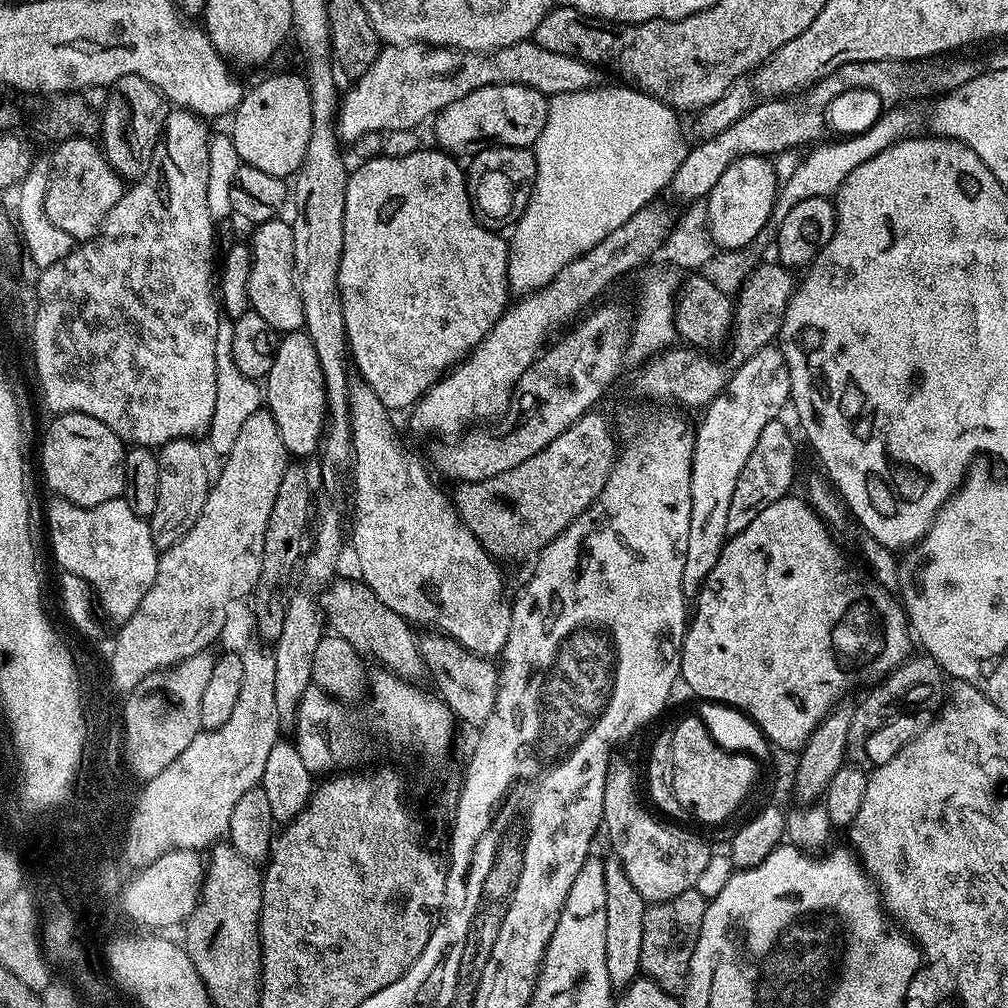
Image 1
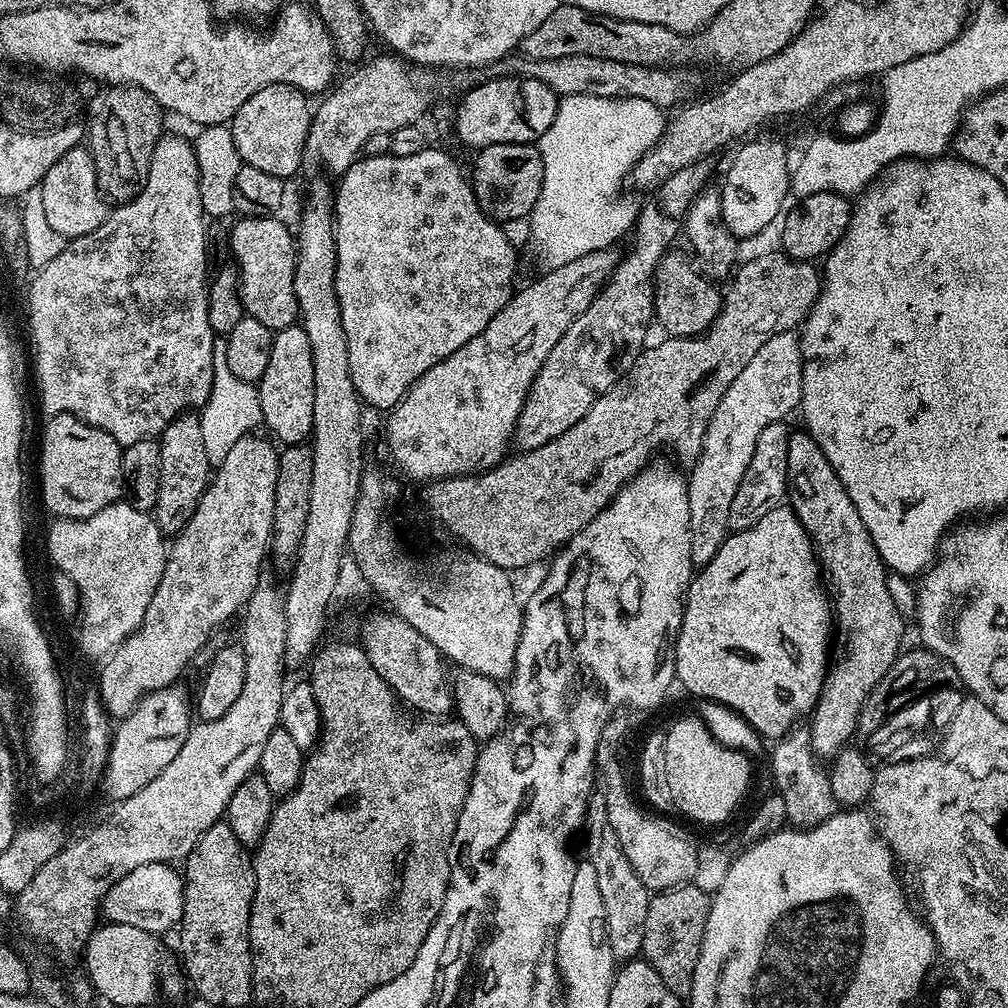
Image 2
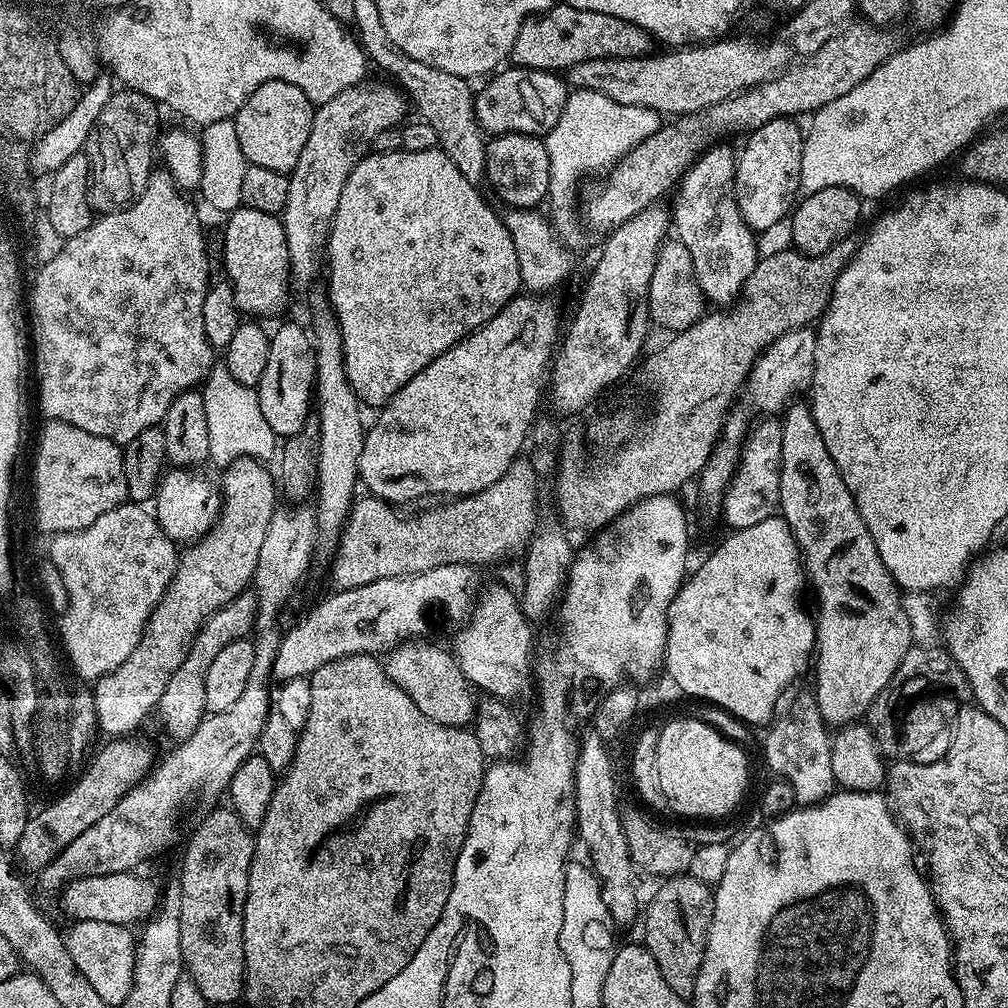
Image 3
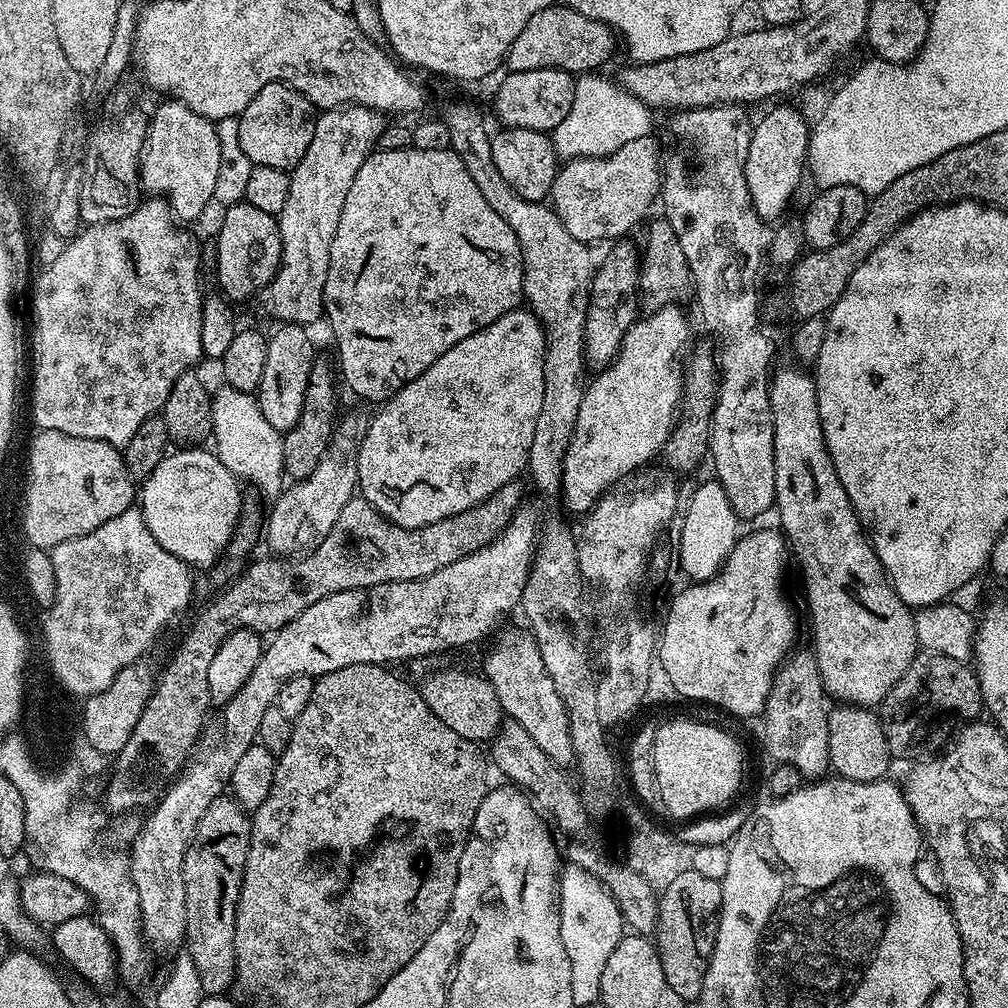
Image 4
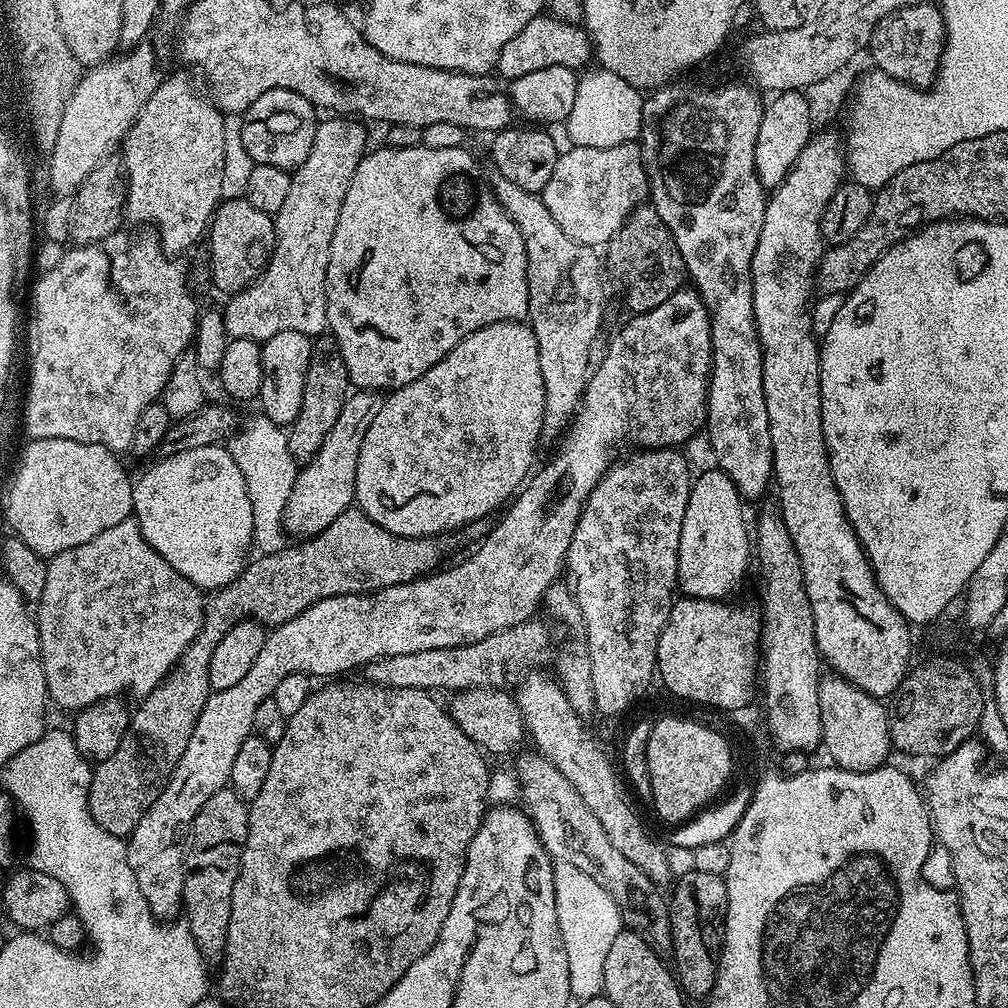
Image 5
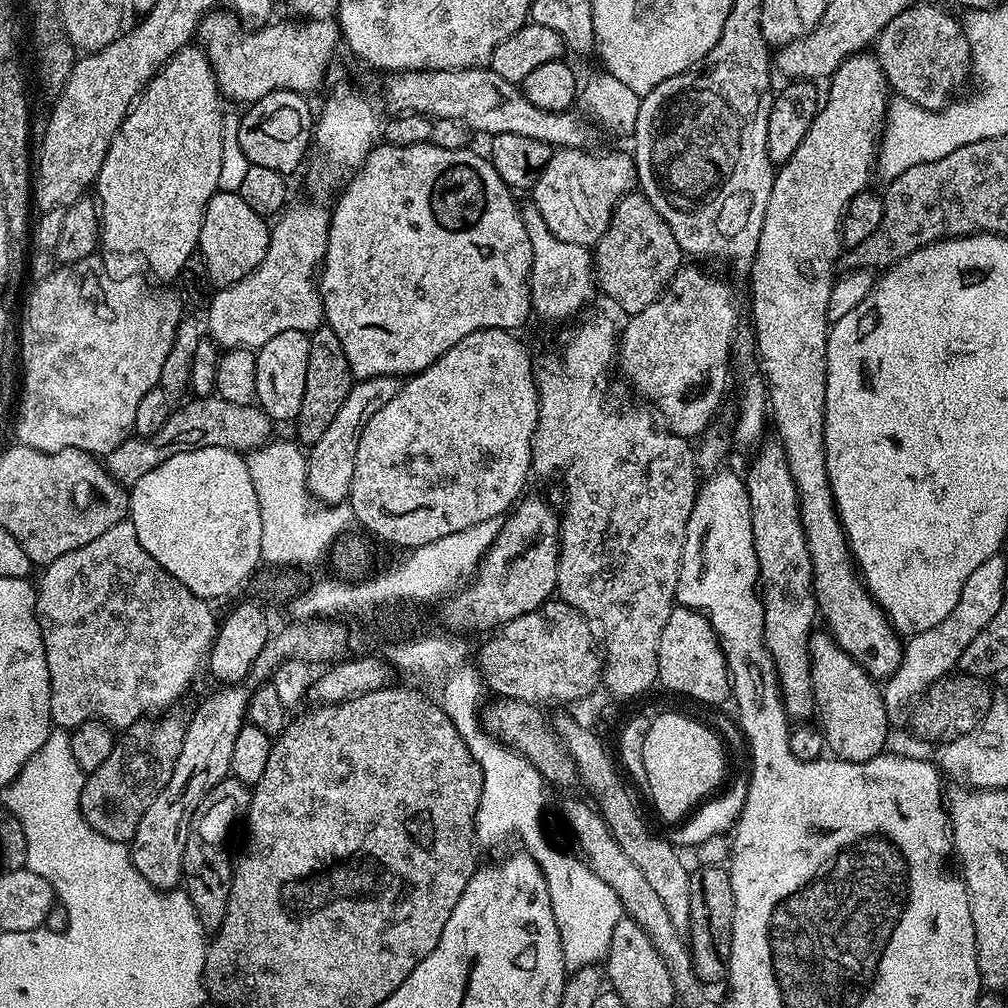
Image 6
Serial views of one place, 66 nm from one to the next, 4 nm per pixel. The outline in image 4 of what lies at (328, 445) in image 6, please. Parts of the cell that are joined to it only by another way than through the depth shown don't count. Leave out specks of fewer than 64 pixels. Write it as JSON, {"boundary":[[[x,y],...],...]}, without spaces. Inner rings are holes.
{"boundary":[[[356,408],[353,412],[348,412],[343,416],[344,413],[339,417],[329,440],[328,449],[322,454],[322,460],[318,462],[314,472],[305,480],[289,483],[280,495],[271,501],[272,513],[266,516],[266,532],[268,528],[268,544],[276,551],[273,553],[277,557],[295,558],[317,548],[322,542],[322,538],[326,538],[326,534],[330,534],[330,530],[338,518],[338,510],[342,510],[342,506],[346,506],[346,502],[350,502],[350,498],[357,495],[356,455],[362,446],[362,438],[368,429],[370,416],[369,413],[364,413],[360,408]]]}

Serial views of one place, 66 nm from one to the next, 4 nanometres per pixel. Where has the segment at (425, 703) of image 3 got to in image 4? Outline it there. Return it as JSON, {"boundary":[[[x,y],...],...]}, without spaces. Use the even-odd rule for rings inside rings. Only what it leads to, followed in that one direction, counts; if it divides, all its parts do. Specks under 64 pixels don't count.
{"boundary":[[[448,668],[445,672],[436,672],[418,684],[422,698],[454,734],[462,734],[462,738],[477,742],[491,741],[500,730],[505,719],[504,711],[500,708],[496,688],[480,674],[470,676],[459,672],[456,668]]]}

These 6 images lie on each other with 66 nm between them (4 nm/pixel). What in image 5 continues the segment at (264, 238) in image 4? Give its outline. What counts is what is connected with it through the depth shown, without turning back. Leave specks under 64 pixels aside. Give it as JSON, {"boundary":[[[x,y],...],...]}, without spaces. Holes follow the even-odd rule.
{"boundary":[[[243,198],[224,200],[216,205],[212,222],[206,233],[208,264],[212,267],[212,280],[220,292],[235,294],[260,277],[276,245],[276,226],[267,212],[250,206]]]}

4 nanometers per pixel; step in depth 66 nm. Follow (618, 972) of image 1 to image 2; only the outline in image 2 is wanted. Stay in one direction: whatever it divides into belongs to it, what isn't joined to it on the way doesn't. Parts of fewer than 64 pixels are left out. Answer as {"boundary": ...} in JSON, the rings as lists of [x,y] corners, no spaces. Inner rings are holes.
{"boundary":[[[593,795],[588,801],[588,817],[584,819],[582,832],[585,835],[584,844],[588,847],[586,862],[594,866],[594,874],[598,877],[598,891],[602,893],[604,939],[610,946],[612,959],[616,962],[637,959],[641,955],[642,938],[646,934],[646,910],[650,890],[644,885],[642,878],[638,878],[634,866],[630,866],[626,850],[622,850],[622,842],[618,842],[614,826],[610,826],[603,795]]]}

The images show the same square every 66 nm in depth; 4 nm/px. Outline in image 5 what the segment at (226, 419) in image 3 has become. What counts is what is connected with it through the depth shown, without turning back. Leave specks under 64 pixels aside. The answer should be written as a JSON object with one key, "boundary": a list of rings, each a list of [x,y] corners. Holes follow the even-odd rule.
{"boundary":[[[257,414],[241,423],[227,441],[228,453],[238,462],[242,478],[246,478],[246,490],[250,494],[250,510],[254,514],[253,545],[261,553],[277,552],[286,546],[284,511],[298,471],[298,463],[287,446],[288,433],[268,416]]]}

